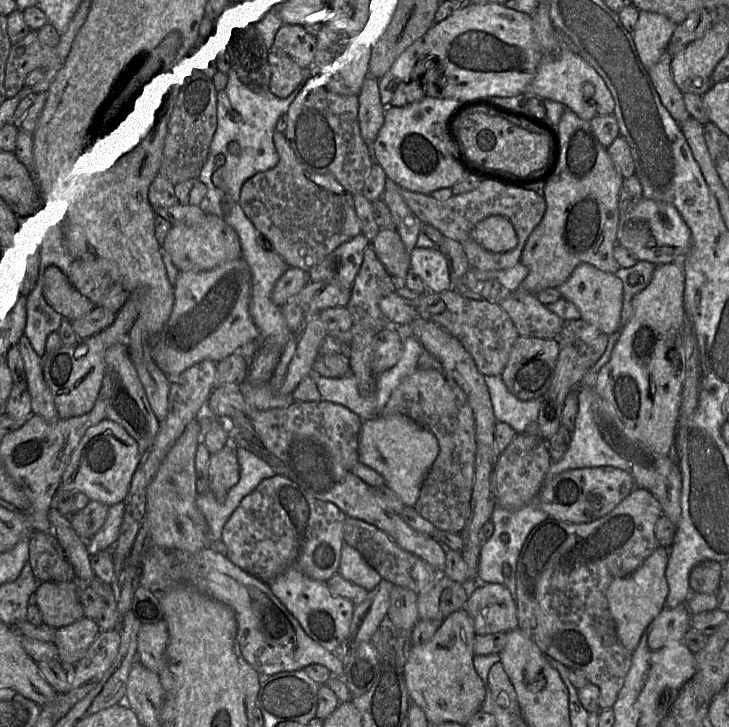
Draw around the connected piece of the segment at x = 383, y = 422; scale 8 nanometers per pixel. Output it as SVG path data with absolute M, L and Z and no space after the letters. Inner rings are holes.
M376 416L362 422L358 441L359 462L379 473L406 506L416 504L423 482L438 454L437 438L408 416Z

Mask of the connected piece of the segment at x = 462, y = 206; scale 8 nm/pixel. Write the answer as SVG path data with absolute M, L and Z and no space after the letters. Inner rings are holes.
M483 180L474 190L453 195L443 201L437 200L431 195L405 189L401 189L400 194L410 210L423 224L431 225L439 230L444 237L459 242L465 252L470 268L478 271L501 271L510 269L519 263L528 237L540 223L546 209L546 201L543 196L525 189L525 187L496 180ZM494 215L507 217L515 229L517 245L511 251L504 253L490 252L471 237L471 231L477 223Z

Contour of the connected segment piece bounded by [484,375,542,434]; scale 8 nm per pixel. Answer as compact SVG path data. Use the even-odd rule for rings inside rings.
M500 375L484 376L484 380L497 422L507 423L518 434L526 432L529 424L537 421L542 396L521 401L508 390Z

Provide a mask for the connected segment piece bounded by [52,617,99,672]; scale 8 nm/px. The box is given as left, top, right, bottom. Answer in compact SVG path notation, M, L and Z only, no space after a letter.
M85 617L56 629L52 644L56 646L58 659L66 671L72 671L98 634L96 621Z

